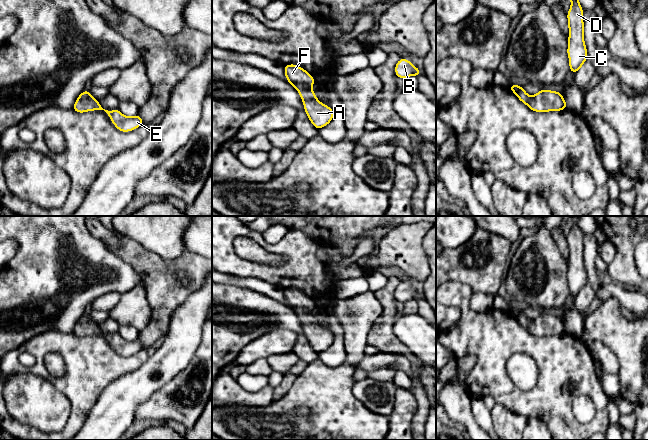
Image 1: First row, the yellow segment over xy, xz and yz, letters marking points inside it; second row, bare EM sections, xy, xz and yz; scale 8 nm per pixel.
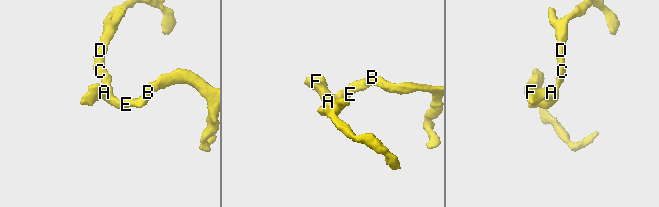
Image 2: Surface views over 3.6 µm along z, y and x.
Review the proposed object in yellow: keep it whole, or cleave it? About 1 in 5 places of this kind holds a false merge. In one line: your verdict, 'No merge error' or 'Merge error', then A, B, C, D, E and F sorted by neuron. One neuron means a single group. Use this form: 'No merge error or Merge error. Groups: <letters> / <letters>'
No merge error. Groups: A B C D E F

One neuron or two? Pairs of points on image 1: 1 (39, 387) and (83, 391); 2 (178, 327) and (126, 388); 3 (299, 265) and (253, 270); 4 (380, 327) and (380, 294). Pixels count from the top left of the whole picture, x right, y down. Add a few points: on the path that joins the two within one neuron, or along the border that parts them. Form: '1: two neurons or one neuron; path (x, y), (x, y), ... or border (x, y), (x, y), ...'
1: two neurons; border (36, 376), (46, 378), (61, 391), (71, 407)
2: one neuron; path (173, 343), (142, 374)
3: one neuron; path (288, 272), (264, 272)
4: one neuron; path (387, 319), (387, 302)

